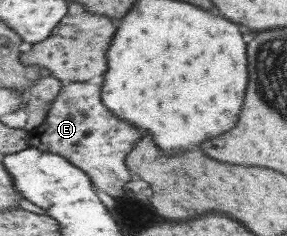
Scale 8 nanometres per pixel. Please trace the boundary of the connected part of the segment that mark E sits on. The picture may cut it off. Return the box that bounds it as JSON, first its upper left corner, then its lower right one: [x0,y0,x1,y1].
[29,83,141,198]

